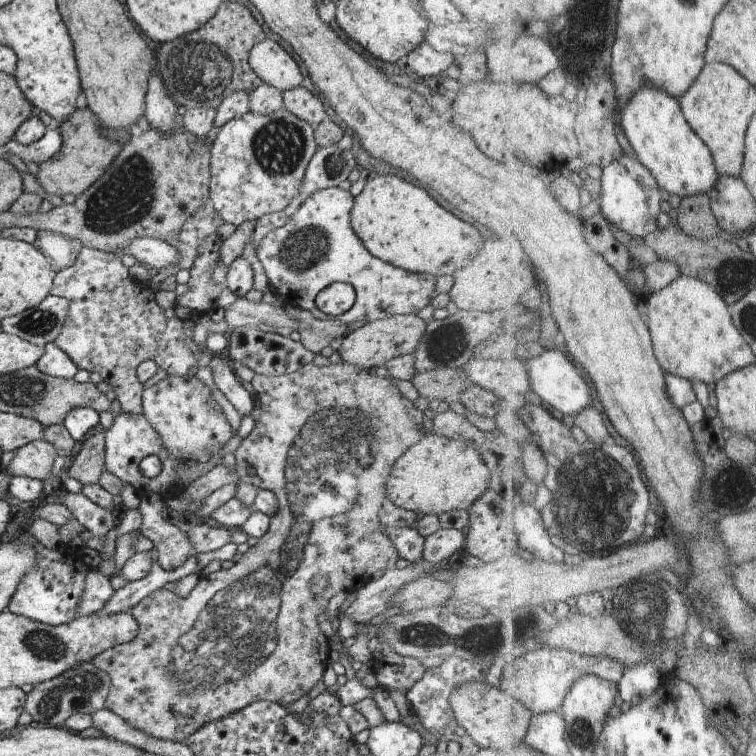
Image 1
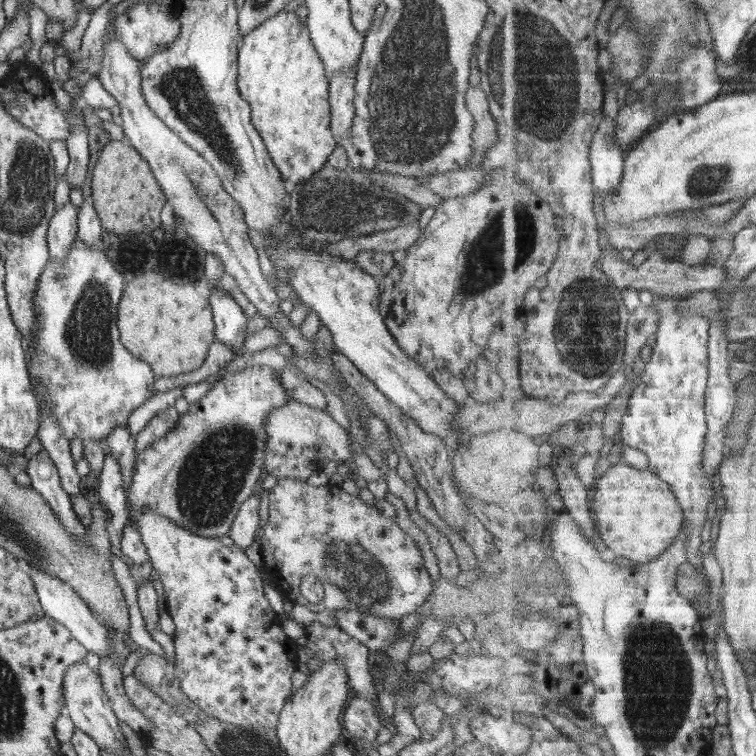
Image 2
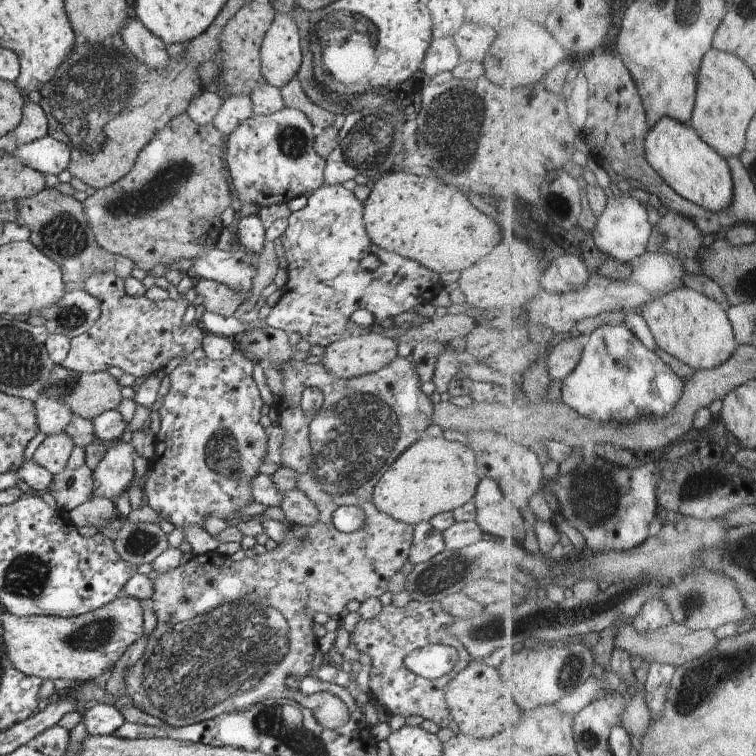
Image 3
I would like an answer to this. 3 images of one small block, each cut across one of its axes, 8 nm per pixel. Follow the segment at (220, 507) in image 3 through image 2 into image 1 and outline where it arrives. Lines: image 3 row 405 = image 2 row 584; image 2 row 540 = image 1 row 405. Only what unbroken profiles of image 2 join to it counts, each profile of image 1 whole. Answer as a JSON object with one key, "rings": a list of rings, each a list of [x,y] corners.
{"rings":[[[168,375],[150,388],[143,390],[143,415],[149,425],[161,436],[162,446],[172,457],[180,457],[184,462],[208,460],[220,452],[230,438],[236,435],[214,399],[212,390],[197,377]]]}

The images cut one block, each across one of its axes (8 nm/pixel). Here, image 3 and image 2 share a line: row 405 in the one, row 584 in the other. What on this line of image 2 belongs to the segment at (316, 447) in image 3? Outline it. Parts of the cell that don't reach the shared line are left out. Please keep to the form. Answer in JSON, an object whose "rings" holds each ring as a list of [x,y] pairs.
{"rings":[[[286,478],[278,480],[270,489],[267,501],[268,521],[257,537],[263,570],[272,586],[276,586],[290,602],[313,607],[300,591],[302,578],[308,574],[319,578],[325,590],[325,598],[318,607],[322,611],[352,610],[401,619],[413,614],[431,595],[434,582],[424,566],[418,545],[398,527],[394,519],[382,515],[374,505],[364,503],[359,495],[349,494],[338,485],[316,487],[306,480]]]}

